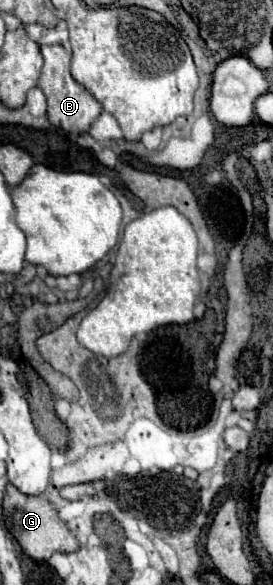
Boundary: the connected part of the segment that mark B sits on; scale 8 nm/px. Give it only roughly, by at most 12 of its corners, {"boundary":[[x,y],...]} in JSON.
{"boundary":[[42,45],[38,87],[52,125],[86,133],[100,103],[70,75],[70,51]]}

